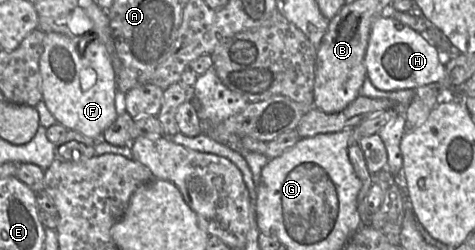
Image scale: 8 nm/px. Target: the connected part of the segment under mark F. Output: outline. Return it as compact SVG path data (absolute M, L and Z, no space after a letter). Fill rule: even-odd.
M50 32L46 33L40 57L41 92L43 101L58 124L68 130L96 139L117 119L115 107L116 76L110 55L105 45L94 39L83 52L79 53L78 45L82 36L67 36ZM90 67L95 70L96 83L89 89L81 87L83 70Z

